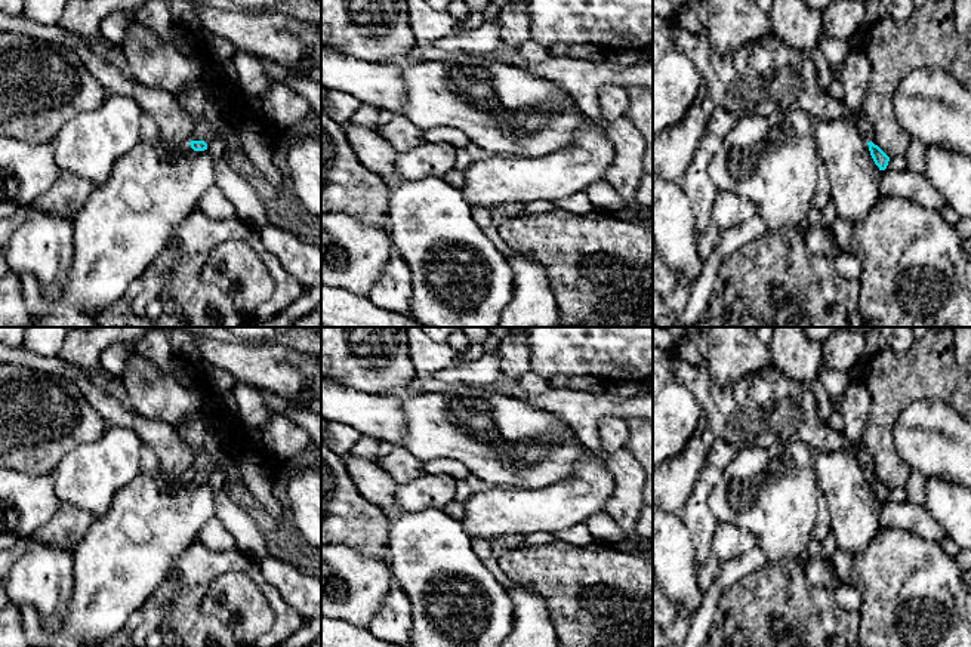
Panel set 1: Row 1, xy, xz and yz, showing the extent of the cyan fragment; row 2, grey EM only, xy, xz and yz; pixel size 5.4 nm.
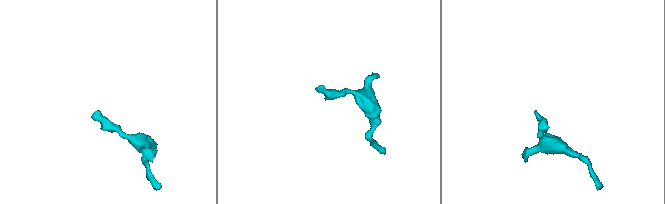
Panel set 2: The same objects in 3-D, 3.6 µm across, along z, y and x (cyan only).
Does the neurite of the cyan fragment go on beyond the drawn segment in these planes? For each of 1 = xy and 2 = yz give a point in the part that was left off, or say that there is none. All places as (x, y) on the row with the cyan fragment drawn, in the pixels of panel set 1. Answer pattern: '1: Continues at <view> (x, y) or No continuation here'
1: Continues at xy (176, 128)
2: Continues at yz (860, 120)

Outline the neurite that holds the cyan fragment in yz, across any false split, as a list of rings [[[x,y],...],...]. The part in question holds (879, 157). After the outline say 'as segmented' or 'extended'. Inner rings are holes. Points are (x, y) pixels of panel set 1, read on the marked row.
[[[861,110],[860,113],[851,111],[851,114],[847,117],[848,123],[856,126],[860,132],[860,135],[867,141],[870,155],[875,161],[875,164],[879,167],[879,170],[885,170],[890,161],[890,157],[872,142],[872,121],[866,115],[866,113]]] | extended

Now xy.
[[[0,13],[0,31],[25,34],[73,49],[108,93],[126,95],[138,102],[142,111],[157,123],[160,138],[167,148],[176,150],[189,144],[194,151],[207,150],[204,141],[192,139],[194,121],[182,110],[175,95],[160,89],[145,87],[133,78],[127,78],[115,65],[96,56],[87,47],[83,37],[77,37],[58,25],[37,24],[24,15],[4,13]]] | extended

